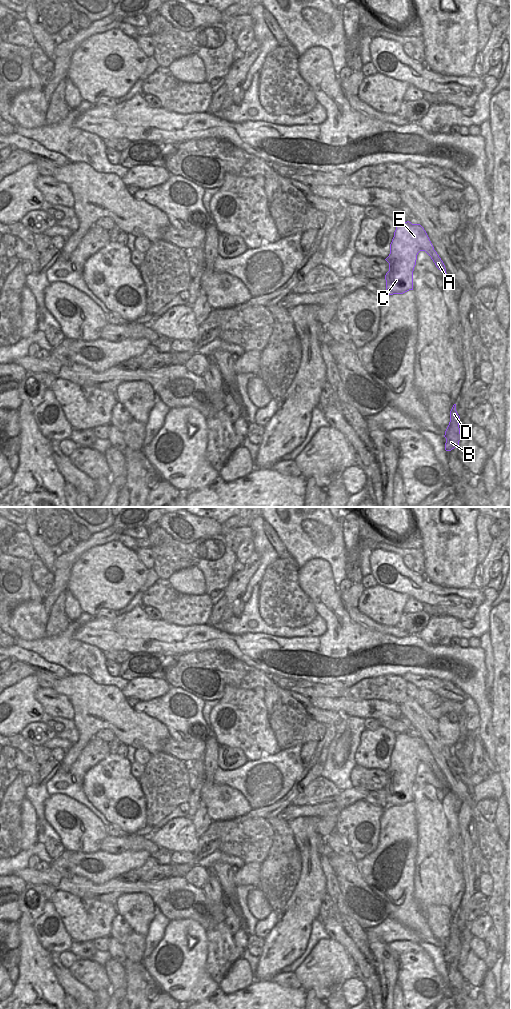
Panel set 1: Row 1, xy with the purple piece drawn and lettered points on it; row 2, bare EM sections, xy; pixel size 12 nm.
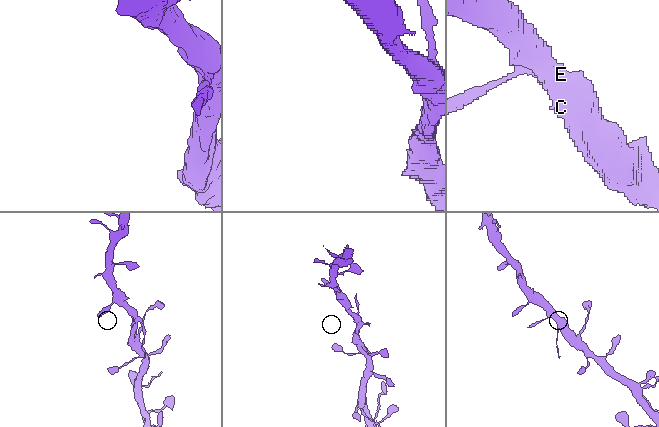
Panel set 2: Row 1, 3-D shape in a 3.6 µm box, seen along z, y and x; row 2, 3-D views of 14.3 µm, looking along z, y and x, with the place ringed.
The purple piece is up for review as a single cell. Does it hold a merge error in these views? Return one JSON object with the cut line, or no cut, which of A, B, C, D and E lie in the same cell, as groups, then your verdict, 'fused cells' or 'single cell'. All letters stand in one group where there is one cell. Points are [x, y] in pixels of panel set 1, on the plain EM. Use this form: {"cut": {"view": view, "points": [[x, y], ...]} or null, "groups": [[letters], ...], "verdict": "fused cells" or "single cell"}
{"cut": {"view": "xy", "points": [[433, 761], [425, 763]]}, "groups": [["A", "B", "D"], ["C", "E"]], "verdict": "fused cells"}

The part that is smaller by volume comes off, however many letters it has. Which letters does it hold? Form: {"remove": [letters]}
{"remove": ["A", "B", "D"]}

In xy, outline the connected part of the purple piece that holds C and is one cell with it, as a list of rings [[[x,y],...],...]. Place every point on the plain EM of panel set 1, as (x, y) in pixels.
[[[397,734],[394,749],[390,756],[390,766],[385,771],[389,775],[389,783],[385,787],[388,807],[403,806],[413,802],[413,783],[417,767],[420,763],[433,763],[434,759],[420,736],[411,734]]]

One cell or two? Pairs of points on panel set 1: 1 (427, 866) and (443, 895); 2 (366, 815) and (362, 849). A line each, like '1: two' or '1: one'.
1: one
2: one

